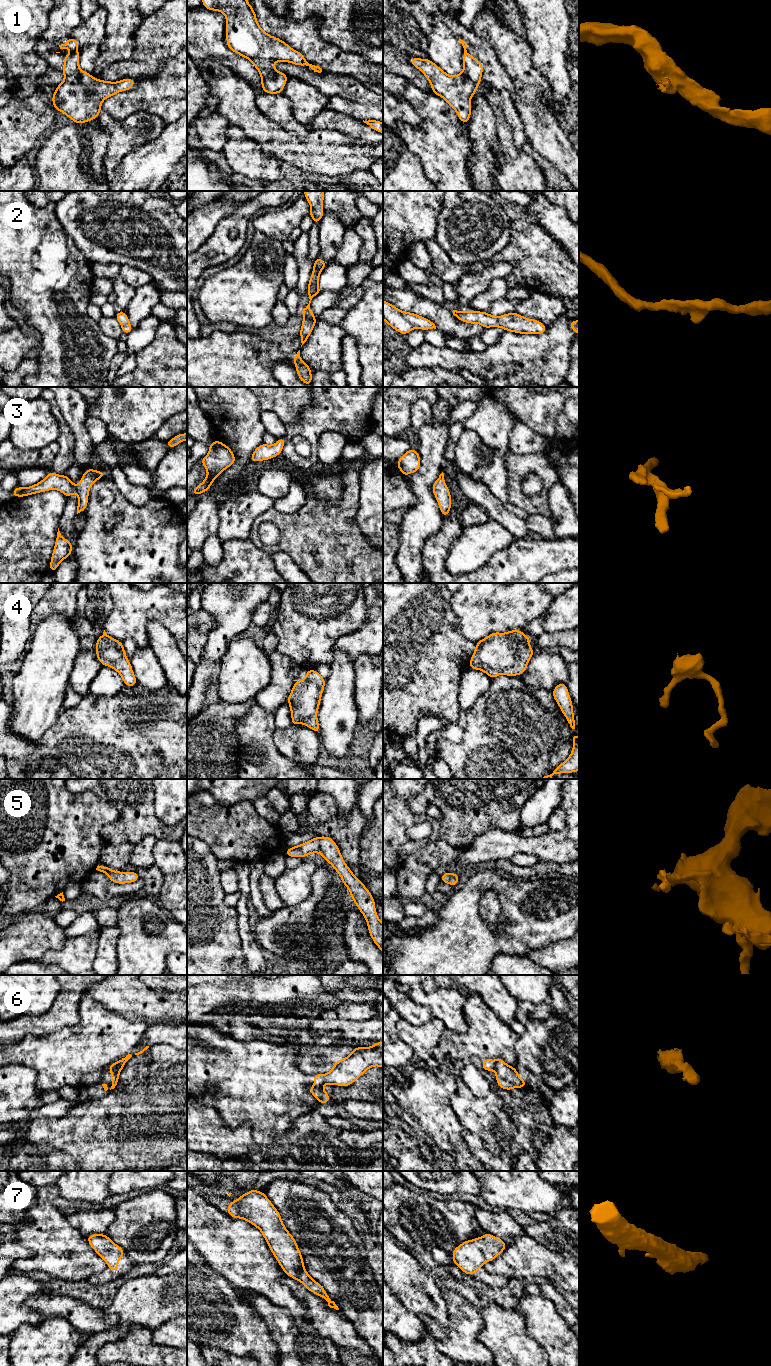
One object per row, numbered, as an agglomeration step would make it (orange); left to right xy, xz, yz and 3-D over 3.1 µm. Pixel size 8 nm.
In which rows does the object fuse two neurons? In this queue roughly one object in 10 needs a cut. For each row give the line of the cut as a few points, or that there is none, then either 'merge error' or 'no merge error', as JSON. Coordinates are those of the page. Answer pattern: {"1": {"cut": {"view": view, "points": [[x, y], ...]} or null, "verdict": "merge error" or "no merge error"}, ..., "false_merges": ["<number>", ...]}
{"1": {"cut": null, "verdict": "no merge error"}, "2": {"cut": null, "verdict": "no merge error"}, "3": {"cut": null, "verdict": "no merge error"}, "4": {"cut": null, "verdict": "no merge error"}, "5": {"cut": null, "verdict": "no merge error"}, "6": {"cut": {"view": "yz", "points": [[495, 1060], [493, 1069]]}, "verdict": "merge error"}, "7": {"cut": null, "verdict": "no merge error"}, "false_merges": ["6"]}

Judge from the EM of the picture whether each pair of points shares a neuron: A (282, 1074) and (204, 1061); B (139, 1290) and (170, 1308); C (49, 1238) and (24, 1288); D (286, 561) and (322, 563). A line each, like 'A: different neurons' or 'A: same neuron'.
A: same neuron
B: same neuron
C: different neurons
D: different neurons

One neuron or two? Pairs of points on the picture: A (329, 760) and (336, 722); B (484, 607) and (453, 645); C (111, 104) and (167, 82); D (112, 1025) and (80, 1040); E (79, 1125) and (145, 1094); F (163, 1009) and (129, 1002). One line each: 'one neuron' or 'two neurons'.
A: two neurons
B: two neurons
C: one neuron
D: one neuron
E: one neuron
F: one neuron

